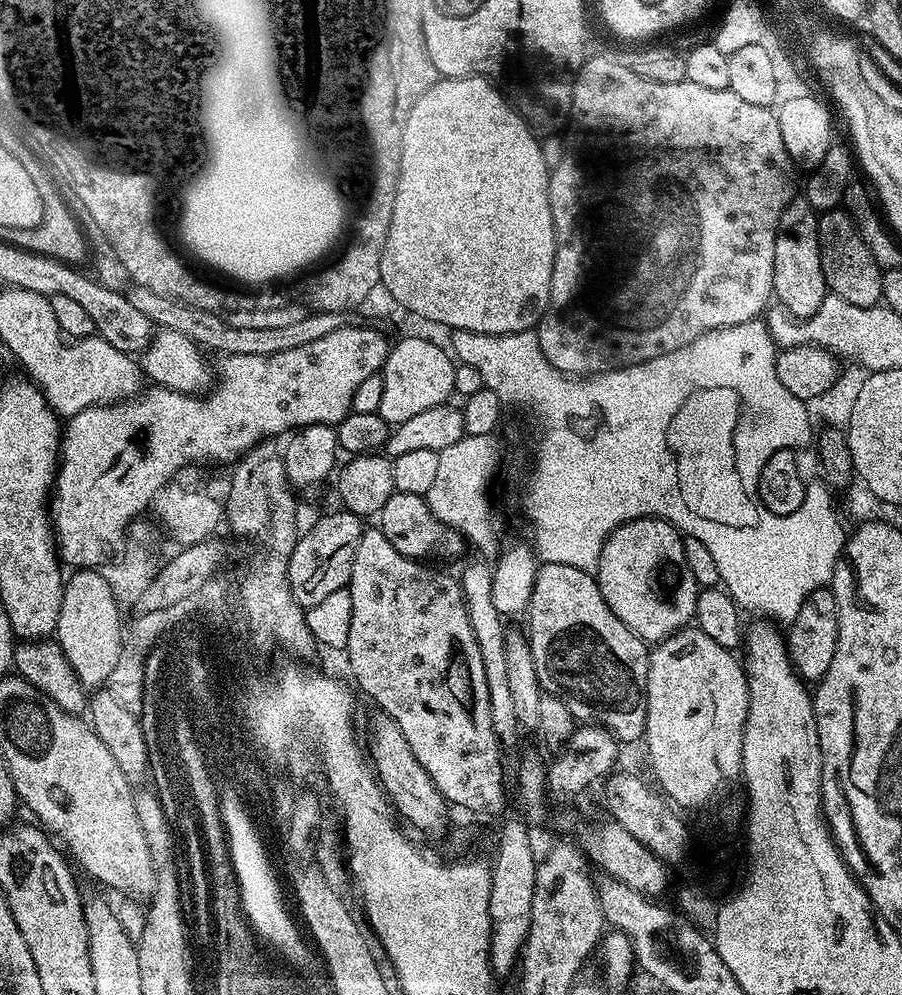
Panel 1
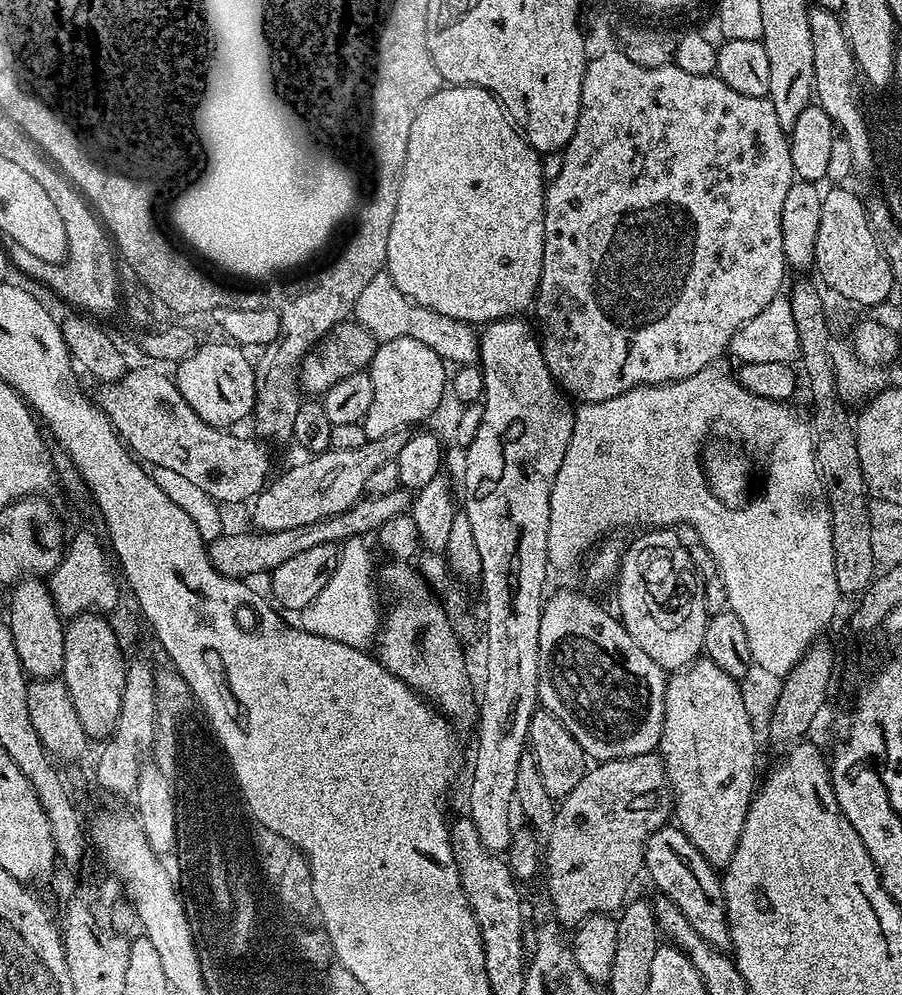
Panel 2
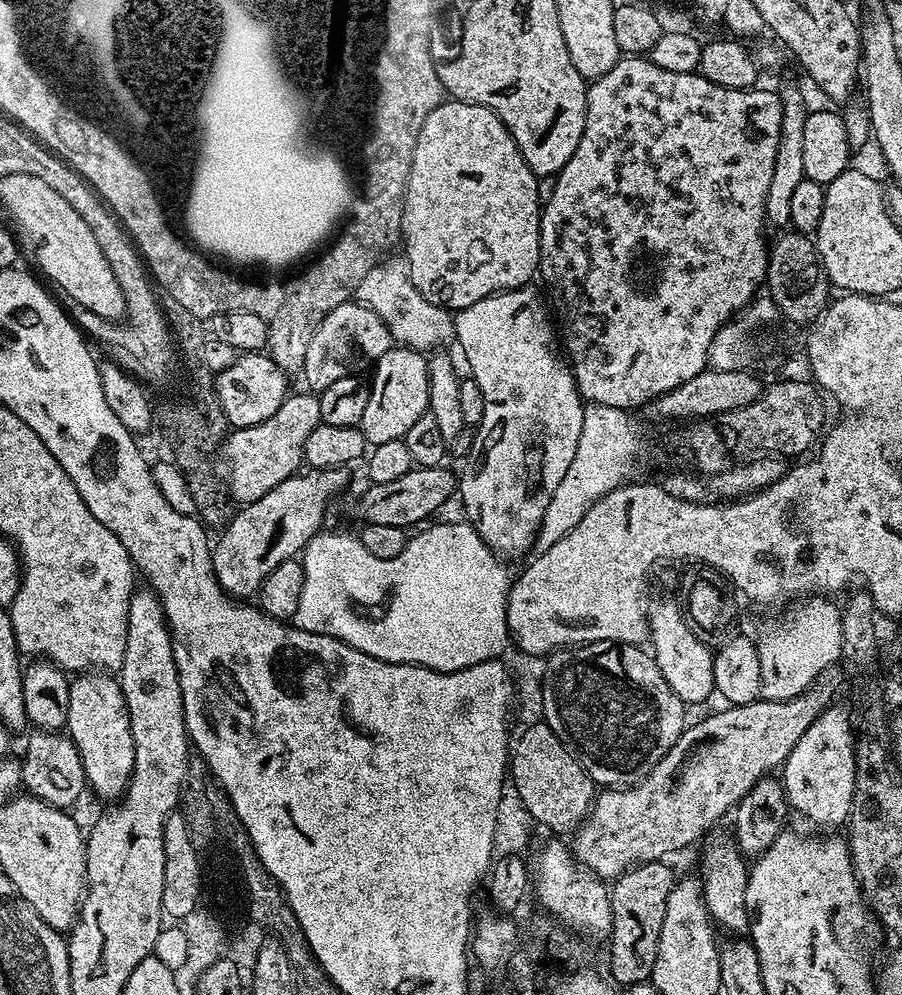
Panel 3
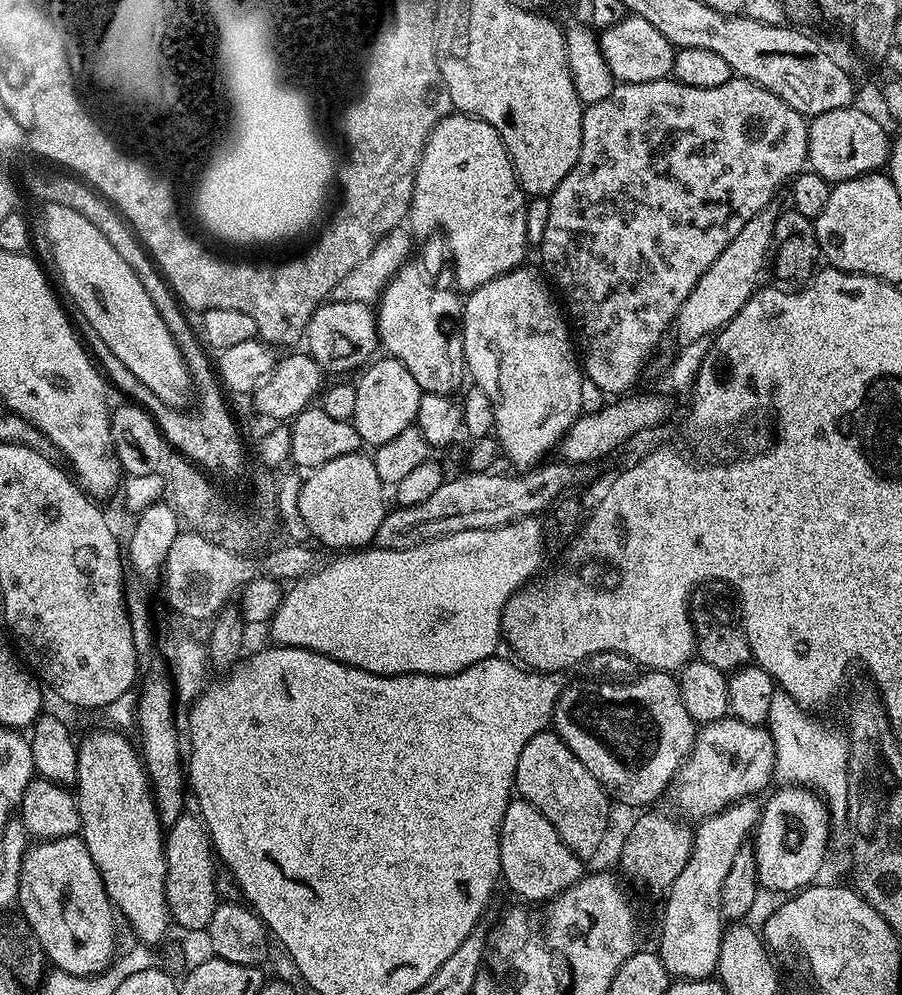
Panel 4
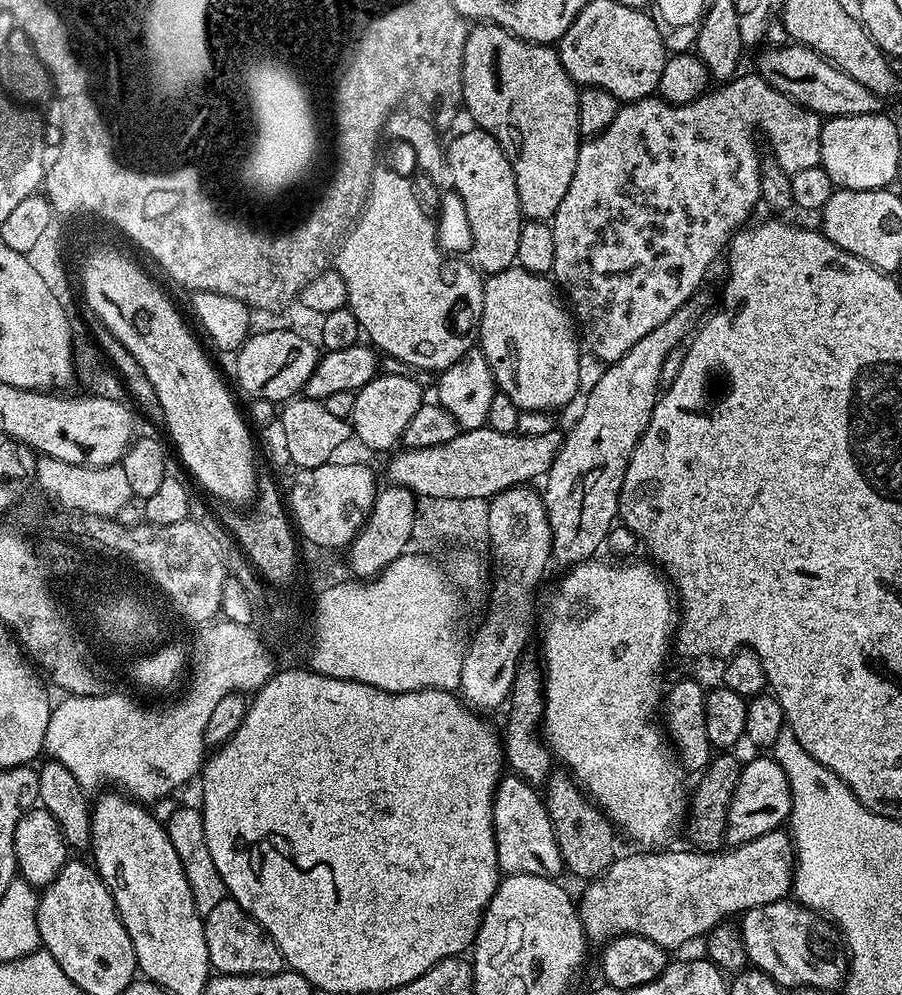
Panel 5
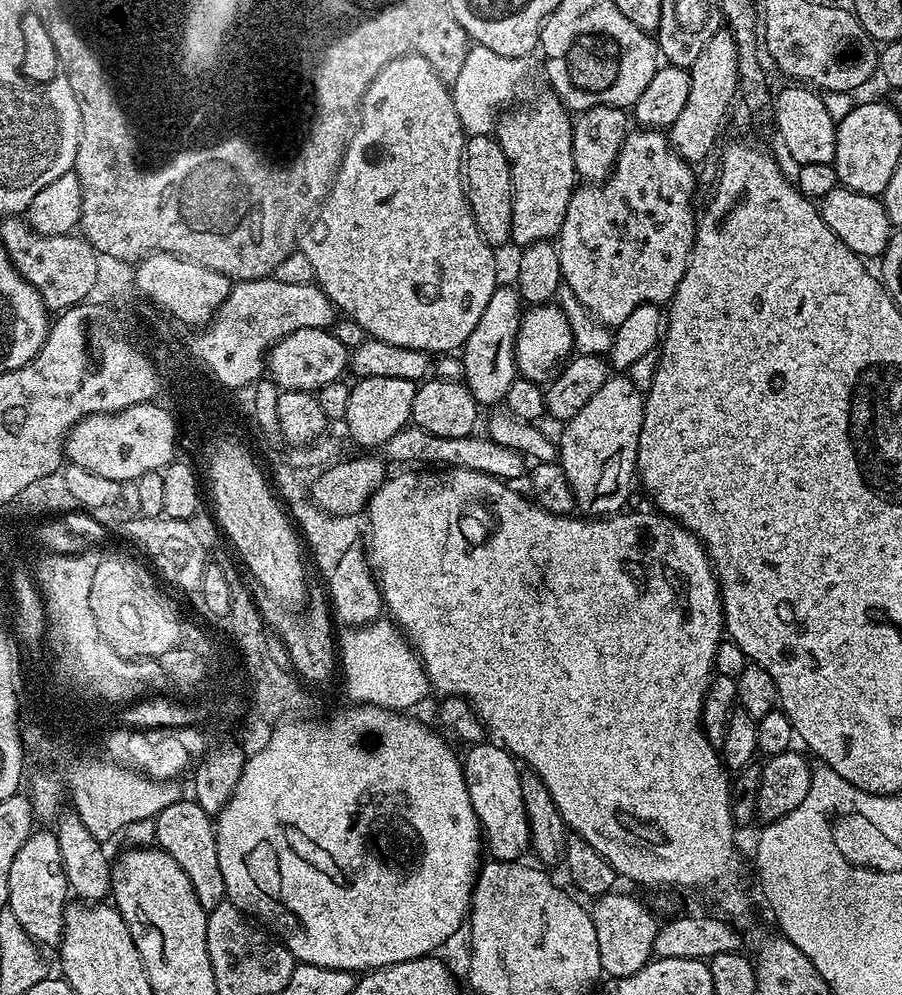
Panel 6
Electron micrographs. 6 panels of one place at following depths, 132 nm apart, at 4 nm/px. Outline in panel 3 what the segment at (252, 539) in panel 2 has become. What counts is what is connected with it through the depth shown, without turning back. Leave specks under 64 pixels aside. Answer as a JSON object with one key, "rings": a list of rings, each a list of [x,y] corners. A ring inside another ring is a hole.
{"rings":[[[413,466],[402,478],[393,478],[390,482],[381,484],[369,483],[368,489],[360,496],[356,504],[356,512],[361,516],[364,524],[374,526],[390,526],[391,528],[411,529],[411,524],[423,525],[431,521],[436,511],[455,497],[458,492],[458,476],[451,472],[448,466],[438,468],[422,468]],[[429,519],[429,520],[428,520]],[[423,520],[428,520],[424,521]]]}

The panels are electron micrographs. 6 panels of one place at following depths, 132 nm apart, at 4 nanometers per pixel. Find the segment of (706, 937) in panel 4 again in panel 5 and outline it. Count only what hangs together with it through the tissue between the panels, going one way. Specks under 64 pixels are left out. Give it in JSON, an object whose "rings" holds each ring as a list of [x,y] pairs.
{"rings":[[[760,754],[757,760],[743,765],[732,801],[728,807],[728,825],[725,841],[729,845],[739,846],[754,838],[762,838],[762,834],[775,832],[785,827],[786,821],[792,815],[792,795],[790,782],[786,778],[786,770],[778,766],[771,755]]]}

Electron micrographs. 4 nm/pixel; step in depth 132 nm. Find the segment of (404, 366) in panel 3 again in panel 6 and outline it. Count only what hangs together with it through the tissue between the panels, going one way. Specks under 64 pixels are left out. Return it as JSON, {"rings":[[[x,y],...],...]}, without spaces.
{"rings":[[[370,378],[357,379],[350,387],[350,402],[342,421],[348,427],[352,440],[361,444],[361,449],[374,450],[385,441],[398,434],[398,430],[409,427],[414,406],[414,394],[417,385],[406,378]]]}

